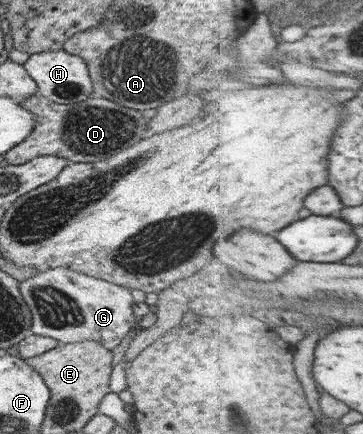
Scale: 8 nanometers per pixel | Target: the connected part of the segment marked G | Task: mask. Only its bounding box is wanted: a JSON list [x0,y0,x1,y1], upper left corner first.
[18,266,137,350]

